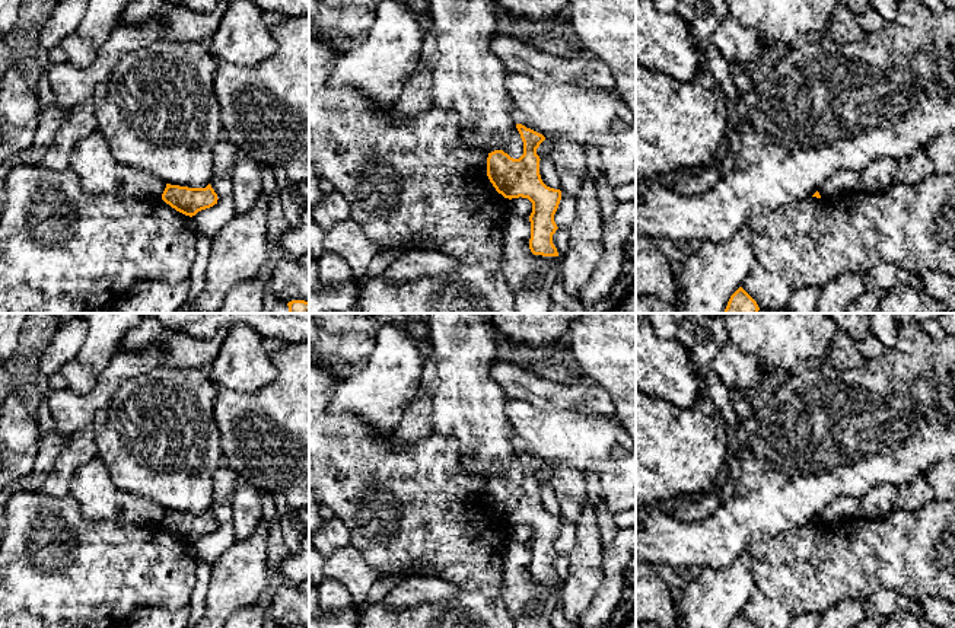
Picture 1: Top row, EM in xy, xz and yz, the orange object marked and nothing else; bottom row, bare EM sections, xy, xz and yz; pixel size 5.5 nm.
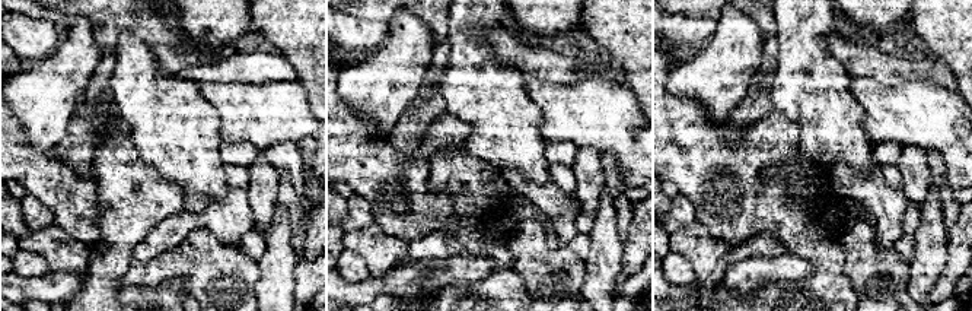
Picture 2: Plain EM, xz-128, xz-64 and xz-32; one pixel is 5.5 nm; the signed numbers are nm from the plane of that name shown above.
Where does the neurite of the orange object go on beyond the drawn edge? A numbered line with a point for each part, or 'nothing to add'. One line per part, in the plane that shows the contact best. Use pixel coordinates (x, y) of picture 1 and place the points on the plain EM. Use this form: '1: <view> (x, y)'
nothing to add

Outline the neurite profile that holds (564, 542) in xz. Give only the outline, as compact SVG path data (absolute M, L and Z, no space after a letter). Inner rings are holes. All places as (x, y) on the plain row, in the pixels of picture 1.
M561 520L558 535L554 541L554 548L557 554L569 557L574 545L576 545L576 525Z

